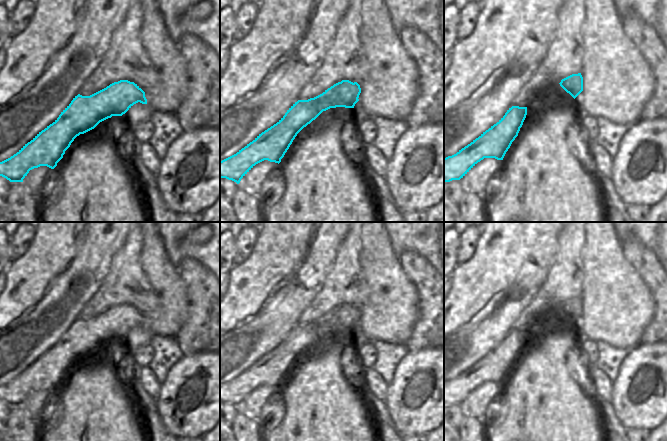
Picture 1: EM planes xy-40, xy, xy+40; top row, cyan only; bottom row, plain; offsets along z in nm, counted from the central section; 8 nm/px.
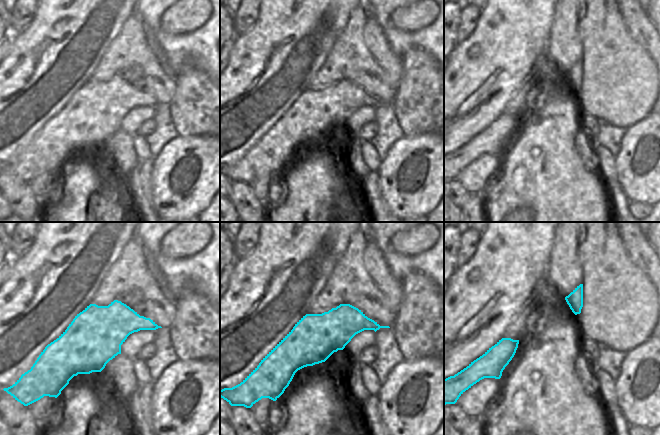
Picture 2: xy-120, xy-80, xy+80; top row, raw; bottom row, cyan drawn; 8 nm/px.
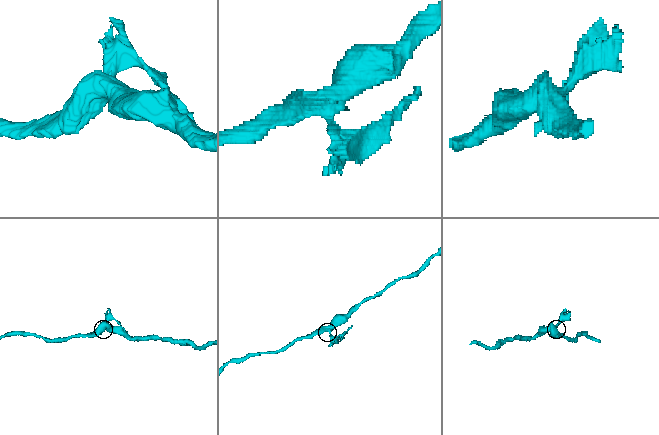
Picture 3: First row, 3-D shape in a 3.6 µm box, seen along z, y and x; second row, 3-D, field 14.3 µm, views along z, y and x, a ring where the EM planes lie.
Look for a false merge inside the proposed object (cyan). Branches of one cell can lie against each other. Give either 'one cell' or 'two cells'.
two cells

